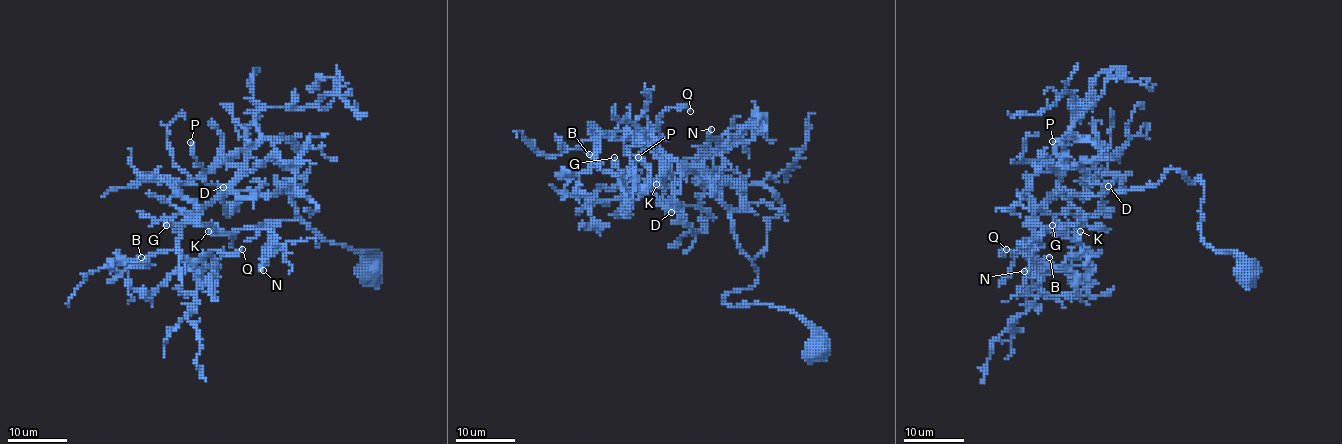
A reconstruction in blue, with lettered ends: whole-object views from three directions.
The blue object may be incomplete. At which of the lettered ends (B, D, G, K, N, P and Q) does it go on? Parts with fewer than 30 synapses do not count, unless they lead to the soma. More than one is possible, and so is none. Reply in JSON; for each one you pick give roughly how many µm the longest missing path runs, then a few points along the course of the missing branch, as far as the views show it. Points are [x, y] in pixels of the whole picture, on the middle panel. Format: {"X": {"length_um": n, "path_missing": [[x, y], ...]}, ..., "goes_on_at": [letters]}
{"goes_on_at": []}

